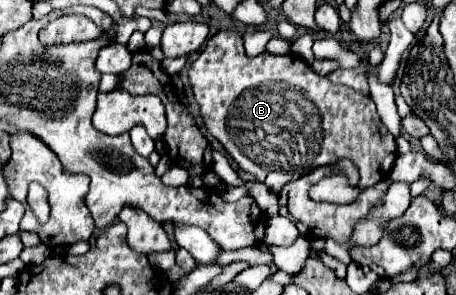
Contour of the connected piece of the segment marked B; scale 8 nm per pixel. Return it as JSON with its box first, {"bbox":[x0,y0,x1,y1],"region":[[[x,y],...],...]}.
{"bbox":[190,31,396,195],"region":[[[220,31],[208,39],[204,51],[190,67],[190,85],[208,131],[226,147],[244,171],[266,183],[274,195],[278,195],[288,181],[298,179],[320,165],[334,165],[340,159],[356,163],[360,171],[356,191],[360,193],[362,189],[386,179],[392,171],[392,163],[396,161],[396,141],[380,121],[370,95],[358,93],[346,85],[330,83],[326,77],[314,73],[298,55],[262,53],[258,57],[248,57],[238,31]]]}

